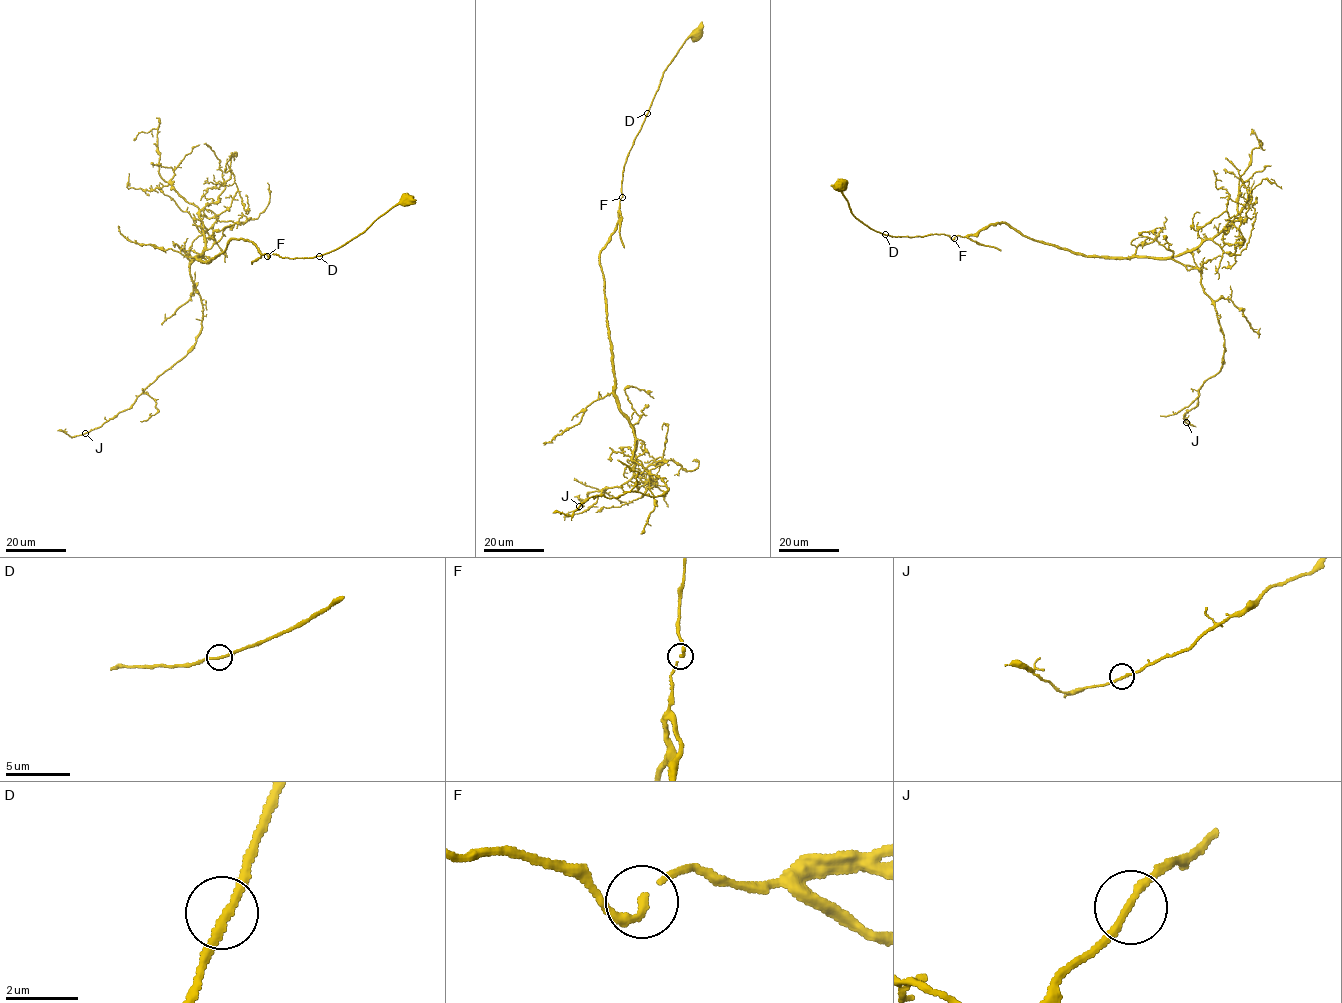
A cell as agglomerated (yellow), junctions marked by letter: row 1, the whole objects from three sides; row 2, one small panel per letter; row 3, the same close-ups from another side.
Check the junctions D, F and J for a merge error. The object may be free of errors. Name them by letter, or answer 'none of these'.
none of these

